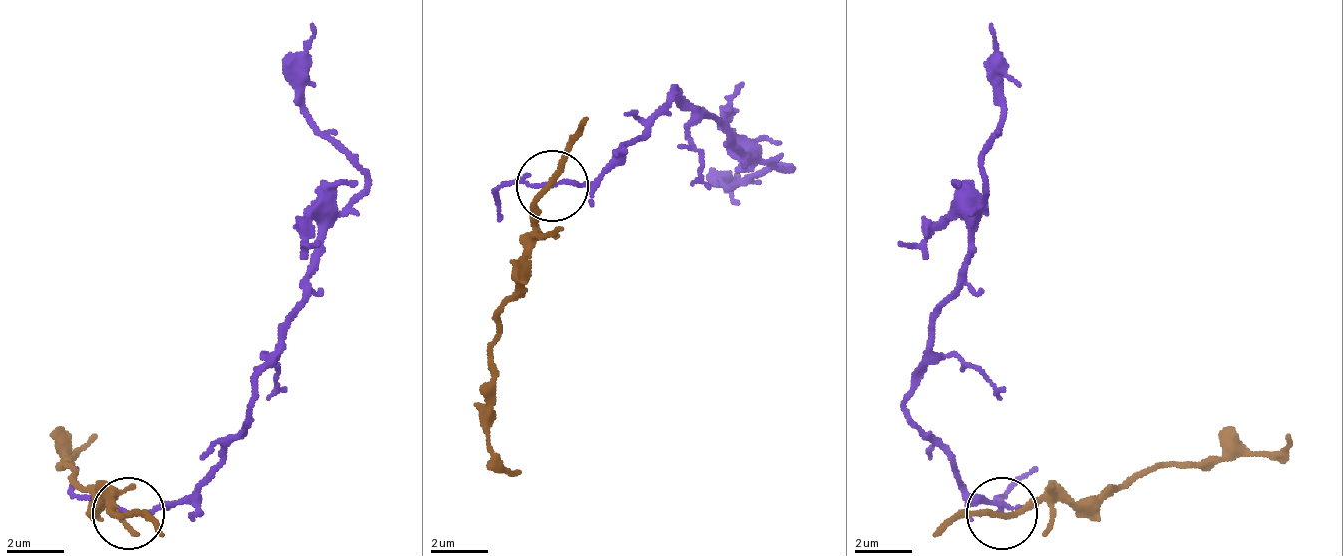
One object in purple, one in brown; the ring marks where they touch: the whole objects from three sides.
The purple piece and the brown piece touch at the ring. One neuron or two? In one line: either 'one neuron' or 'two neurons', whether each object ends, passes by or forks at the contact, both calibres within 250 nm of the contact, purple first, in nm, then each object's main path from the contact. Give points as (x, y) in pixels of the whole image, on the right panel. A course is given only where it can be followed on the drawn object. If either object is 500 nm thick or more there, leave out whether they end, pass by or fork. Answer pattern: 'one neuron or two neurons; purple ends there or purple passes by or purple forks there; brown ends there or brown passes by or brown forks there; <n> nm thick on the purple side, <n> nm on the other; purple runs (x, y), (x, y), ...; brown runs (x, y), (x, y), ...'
two neurons; purple passes by; brown passes by; 130 nm thick on the purple side, 180 nm on the other; purple runs (1003, 515), (982, 500), (910, 415), (910, 372), (953, 286), (982, 185), (982, 142), (1003, 114), (989, 21); brown runs (1003, 515), (1025, 508), (1103, 500), (1132, 472), (1161, 465), (1268, 458), (1290, 436)

